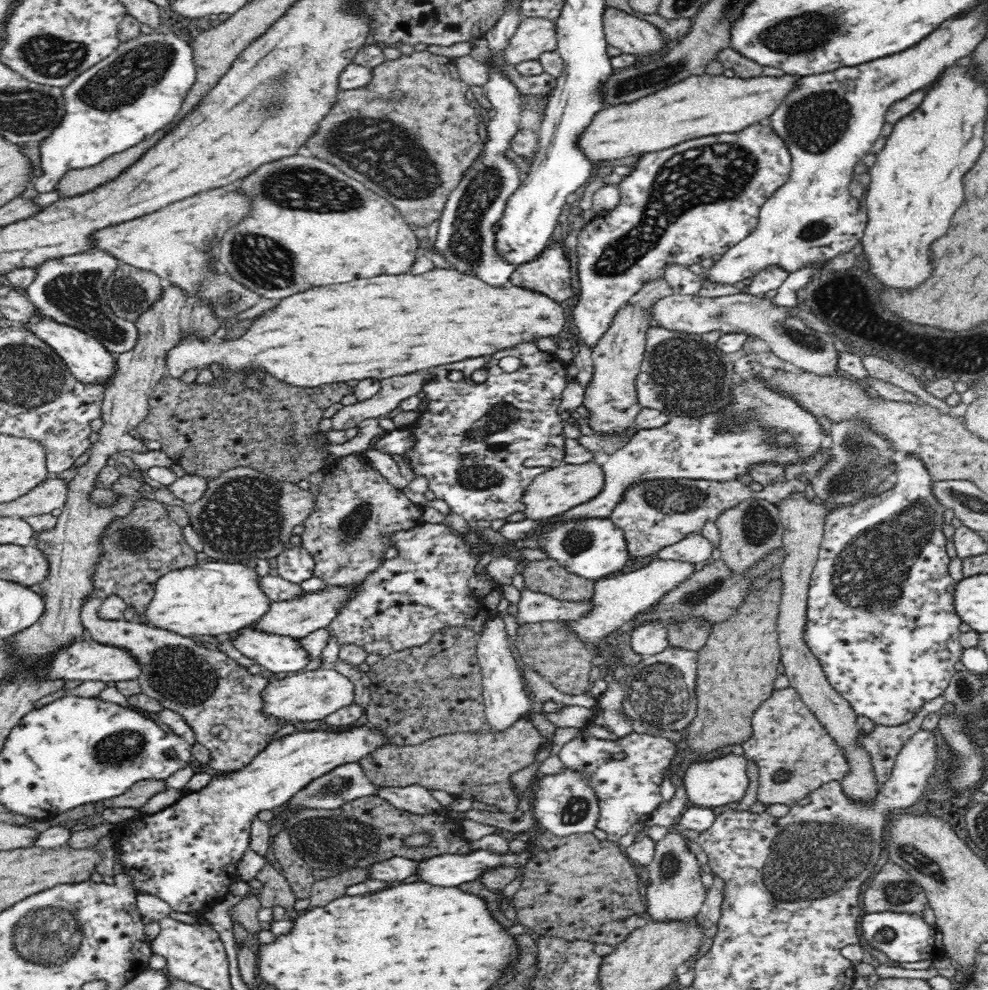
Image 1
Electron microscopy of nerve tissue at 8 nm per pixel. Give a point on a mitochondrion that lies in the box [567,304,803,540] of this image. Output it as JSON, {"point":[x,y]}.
{"point":[686,375]}

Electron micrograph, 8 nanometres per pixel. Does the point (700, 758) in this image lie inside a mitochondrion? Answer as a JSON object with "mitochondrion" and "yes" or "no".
{"mitochondrion":"no"}

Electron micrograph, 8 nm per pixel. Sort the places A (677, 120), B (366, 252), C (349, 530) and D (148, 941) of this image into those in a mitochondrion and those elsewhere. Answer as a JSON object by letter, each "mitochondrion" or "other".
{"A":"other","B":"other","C":"mitochondrion","D":"other"}

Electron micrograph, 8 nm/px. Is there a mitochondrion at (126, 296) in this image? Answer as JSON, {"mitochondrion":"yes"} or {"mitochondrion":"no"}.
{"mitochondrion":"yes"}

